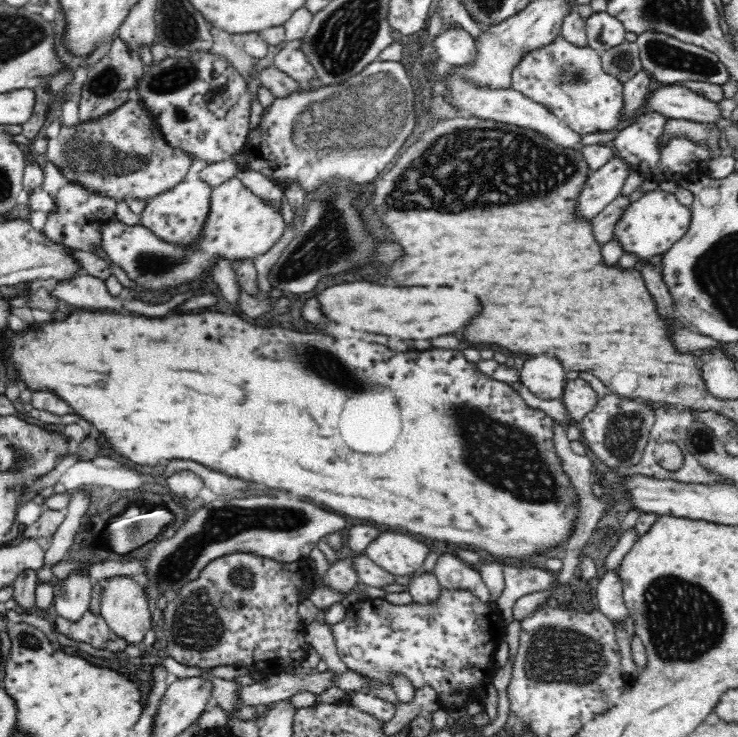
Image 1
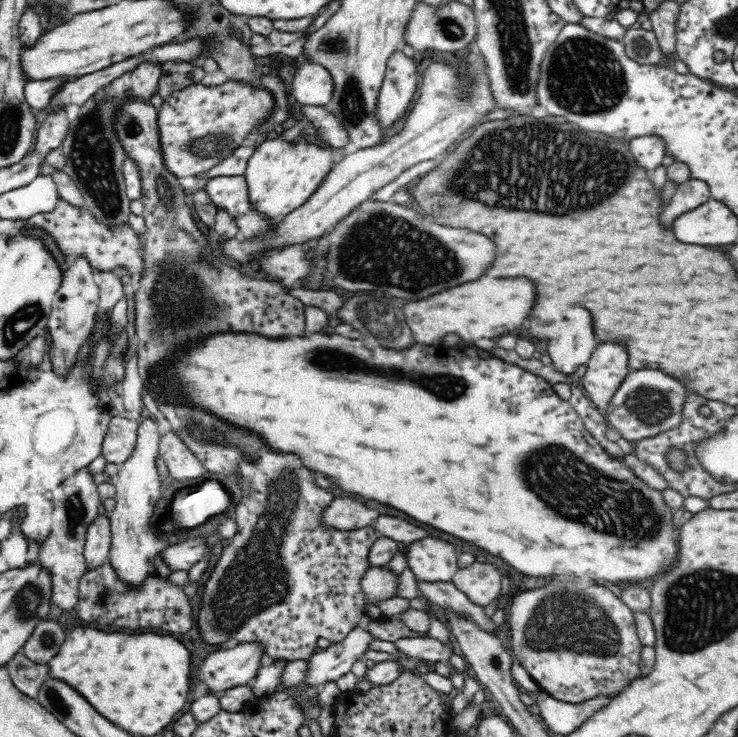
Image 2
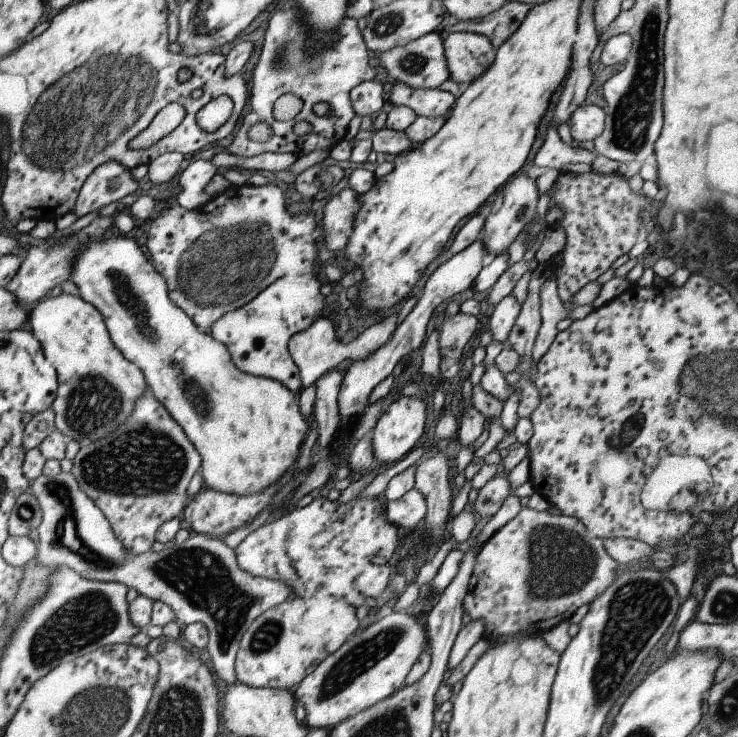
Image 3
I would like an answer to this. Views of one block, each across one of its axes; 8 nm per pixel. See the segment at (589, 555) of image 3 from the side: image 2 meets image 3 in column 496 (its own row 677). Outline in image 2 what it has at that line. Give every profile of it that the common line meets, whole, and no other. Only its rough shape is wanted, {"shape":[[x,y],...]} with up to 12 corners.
{"shape":[[555,577],[511,596],[509,650],[541,692],[614,698],[640,677],[633,610]]}

